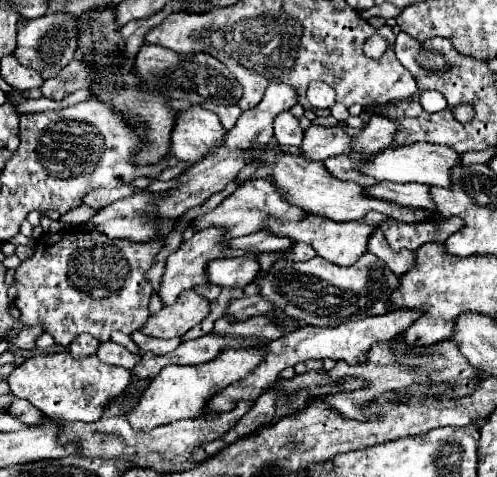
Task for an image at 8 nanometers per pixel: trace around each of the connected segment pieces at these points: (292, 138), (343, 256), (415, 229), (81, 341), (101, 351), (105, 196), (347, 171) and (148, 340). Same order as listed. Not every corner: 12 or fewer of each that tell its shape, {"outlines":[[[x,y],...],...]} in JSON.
{"outlines":[[[290,112],[274,120],[280,146],[300,146],[304,132]],[[306,214],[268,216],[264,230],[304,242],[328,262],[348,266],[366,252],[384,216],[352,222]],[[428,212],[412,224],[386,218],[380,224],[394,250],[414,252],[442,244],[464,222]],[[80,334],[68,346],[72,358],[96,352],[98,344],[92,336]],[[102,342],[96,356],[106,364],[134,368],[138,354],[124,346]],[[130,184],[114,190],[98,188],[84,196],[84,204],[102,208],[138,192]],[[348,156],[324,160],[326,170],[344,182],[360,186],[376,184],[370,176],[360,176]],[[140,330],[132,340],[140,352],[168,354],[176,350],[180,338],[162,340],[146,336]]]}

